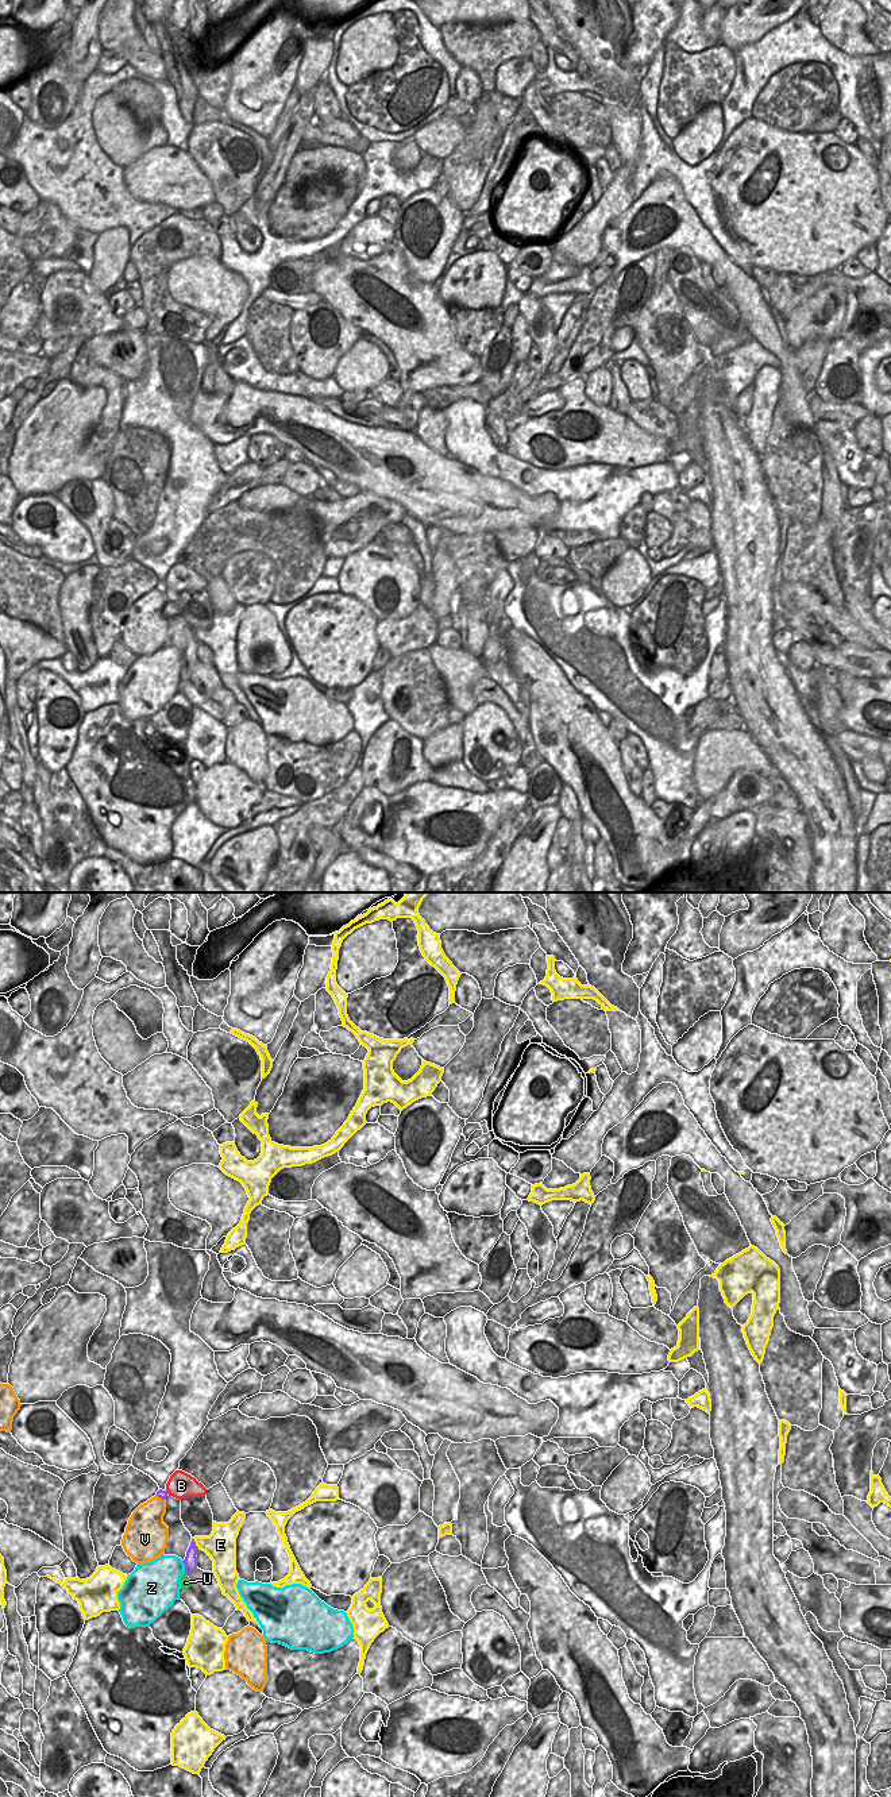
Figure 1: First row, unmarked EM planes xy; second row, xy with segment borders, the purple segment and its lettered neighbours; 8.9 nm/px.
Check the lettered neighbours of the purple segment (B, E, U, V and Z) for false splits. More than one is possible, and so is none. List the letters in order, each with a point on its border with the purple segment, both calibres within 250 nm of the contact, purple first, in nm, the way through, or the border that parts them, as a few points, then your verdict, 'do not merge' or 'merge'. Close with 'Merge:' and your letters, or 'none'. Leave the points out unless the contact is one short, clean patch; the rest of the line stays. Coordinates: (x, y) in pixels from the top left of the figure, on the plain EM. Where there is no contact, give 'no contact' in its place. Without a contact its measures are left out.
B: meets purple in xy at (166, 585); 80 nm thick on the purple side, 240 nm on the other; border along xy (166, 582), (169, 586); do not merge
E: meets purple in xy at (195, 636); 120 nm thick on the purple side, 280 nm on the other; do not merge
U: meets purple in xy at (186, 666); 120 nm thick on the purple side, 100 nm on the other; merge
V: meets purple in xy at (159, 589); 80 nm thick on the purple side, 280 nm on the other; border along xy (155, 587), (164, 593); do not merge
Z: meets purple in xy at (185, 659); 120 nm thick on the purple side, 360 nm on the other; border along xy (181, 654), (185, 663); do not merge
Merge: U

